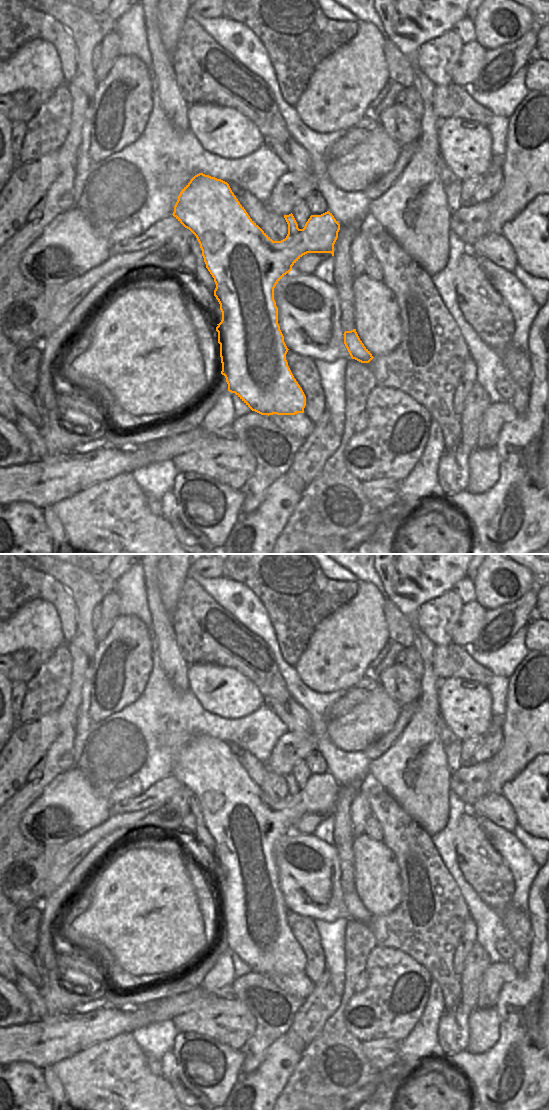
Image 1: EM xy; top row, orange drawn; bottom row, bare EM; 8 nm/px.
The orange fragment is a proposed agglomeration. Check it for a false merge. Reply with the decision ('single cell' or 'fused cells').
single cell

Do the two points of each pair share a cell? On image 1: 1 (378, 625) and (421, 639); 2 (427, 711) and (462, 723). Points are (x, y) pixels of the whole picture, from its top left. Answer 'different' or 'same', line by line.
1: different
2: different

